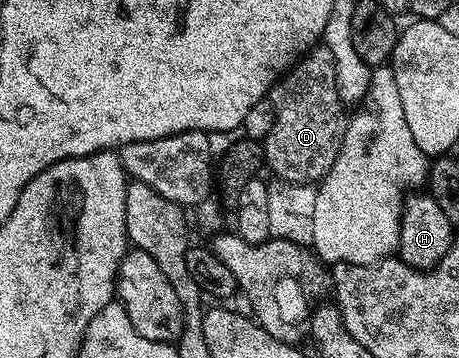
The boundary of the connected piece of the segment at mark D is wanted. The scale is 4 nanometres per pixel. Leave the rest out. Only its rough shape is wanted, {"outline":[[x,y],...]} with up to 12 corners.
{"outline":[[315,46],[270,89],[264,164],[321,181],[348,112],[336,66]]}

